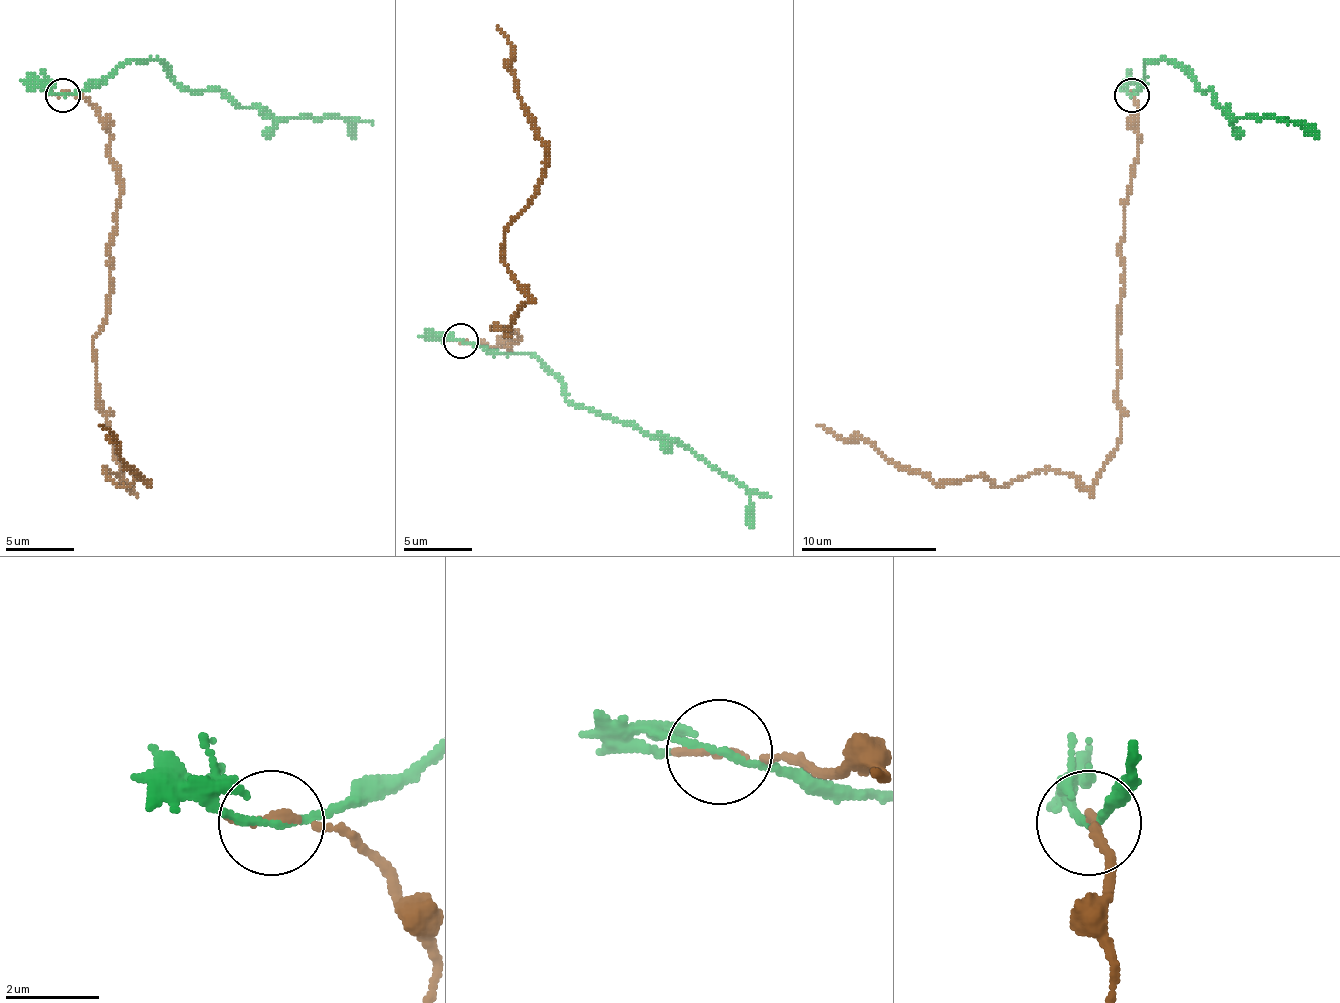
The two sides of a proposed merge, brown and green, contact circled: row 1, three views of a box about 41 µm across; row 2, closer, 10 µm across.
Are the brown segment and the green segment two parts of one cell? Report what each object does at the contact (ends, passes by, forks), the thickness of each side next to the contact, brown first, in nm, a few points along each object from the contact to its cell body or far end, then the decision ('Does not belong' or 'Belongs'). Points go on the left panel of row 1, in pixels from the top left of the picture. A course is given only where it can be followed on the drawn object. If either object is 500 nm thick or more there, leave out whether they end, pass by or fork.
At the ring brown ends. At the ring green passes by. Thickness 200 nm (brown) against 150 nm. Course of brown: (62, 94), (106, 125), (120, 186), (92, 340), (96, 408), (130, 486), (106, 476), (147, 483), (99, 425). Course of green: (62, 94), (103, 84), (137, 60), (161, 60), (191, 90), (219, 90), (277, 118), (348, 118), (355, 138). Does not belong

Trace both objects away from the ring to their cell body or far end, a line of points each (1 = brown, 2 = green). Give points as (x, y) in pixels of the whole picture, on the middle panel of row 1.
1: (460, 340), (518, 340), (490, 326), (511, 326), (528, 299), (504, 261), (504, 227), (545, 166), (497, 26)
2: (460, 340), (501, 353), (535, 357), (559, 381), (569, 401), (688, 445), (746, 490), (753, 527)

